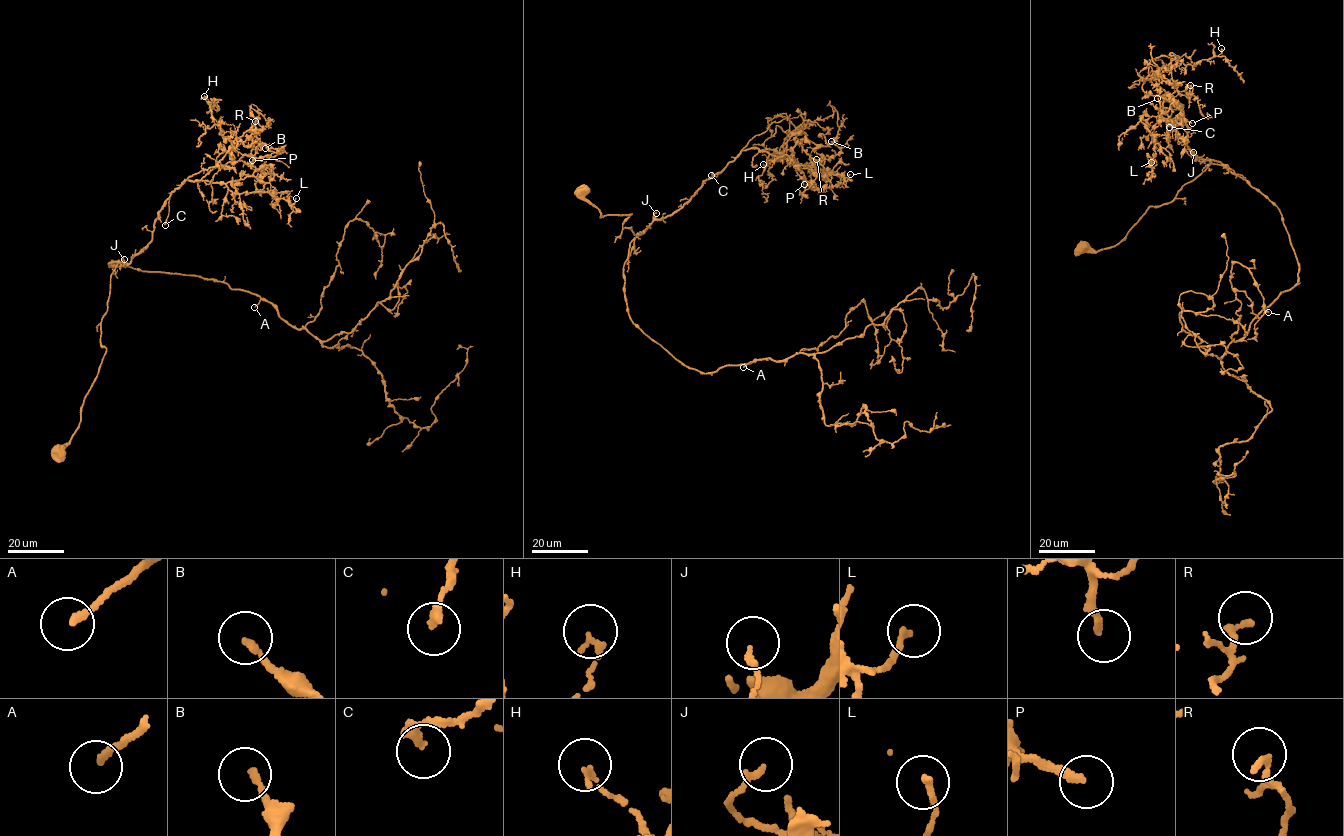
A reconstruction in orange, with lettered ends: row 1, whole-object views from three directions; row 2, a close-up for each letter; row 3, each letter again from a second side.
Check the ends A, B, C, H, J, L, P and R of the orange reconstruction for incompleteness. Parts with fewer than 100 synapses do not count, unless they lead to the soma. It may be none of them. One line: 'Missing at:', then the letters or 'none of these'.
Missing at: A, P

